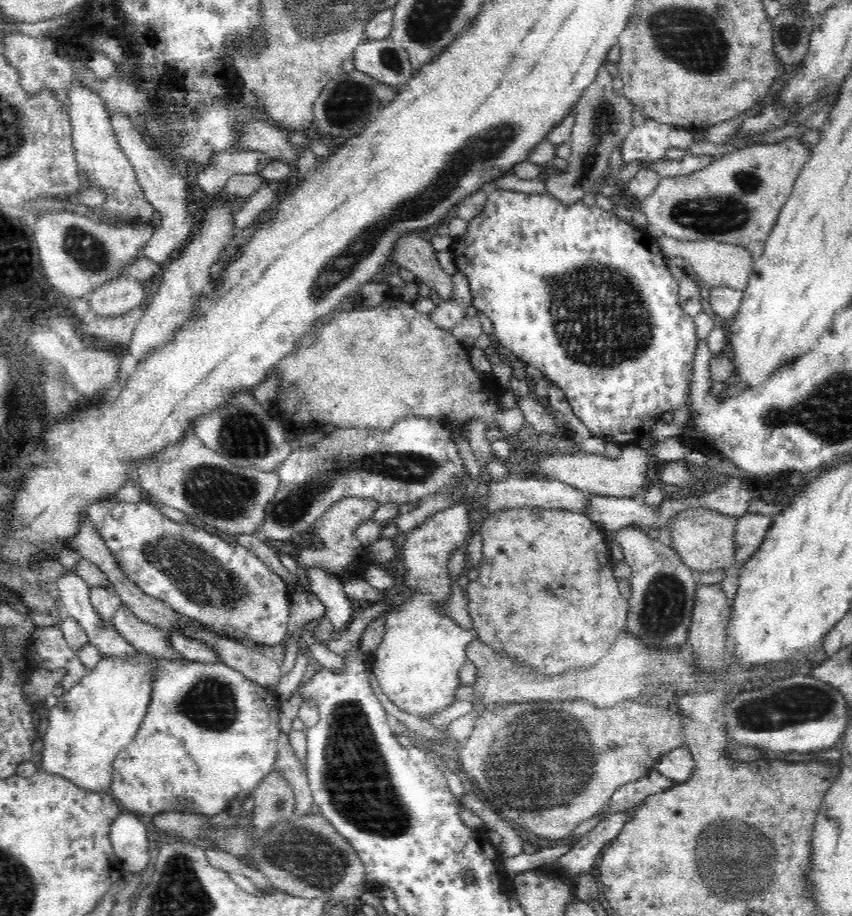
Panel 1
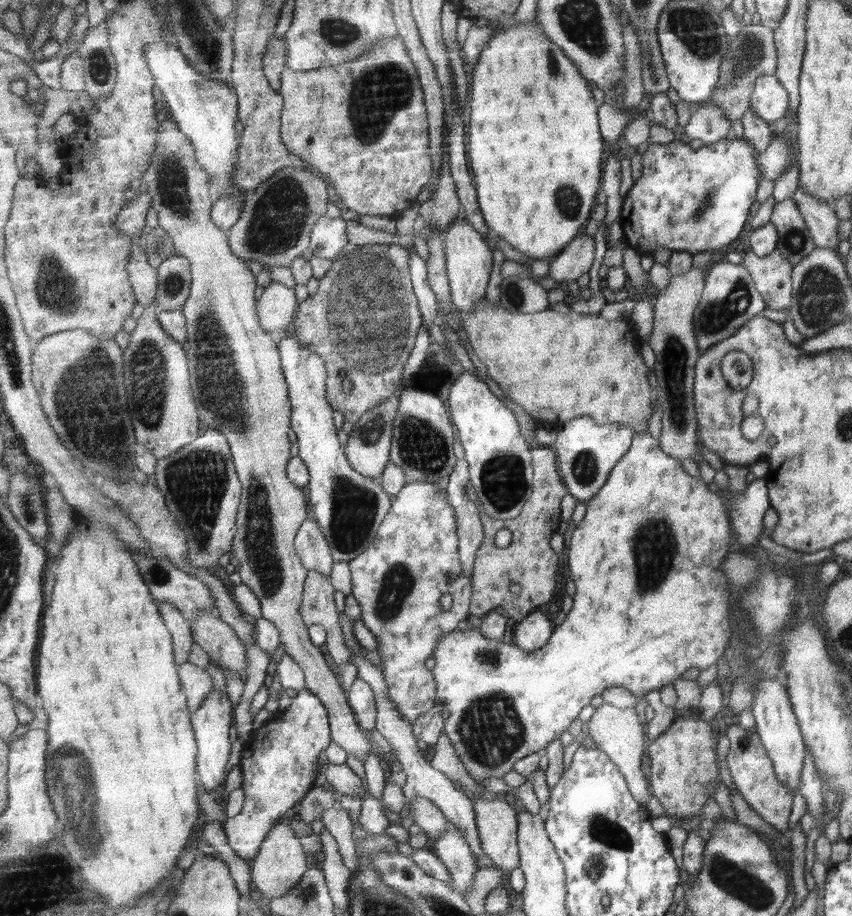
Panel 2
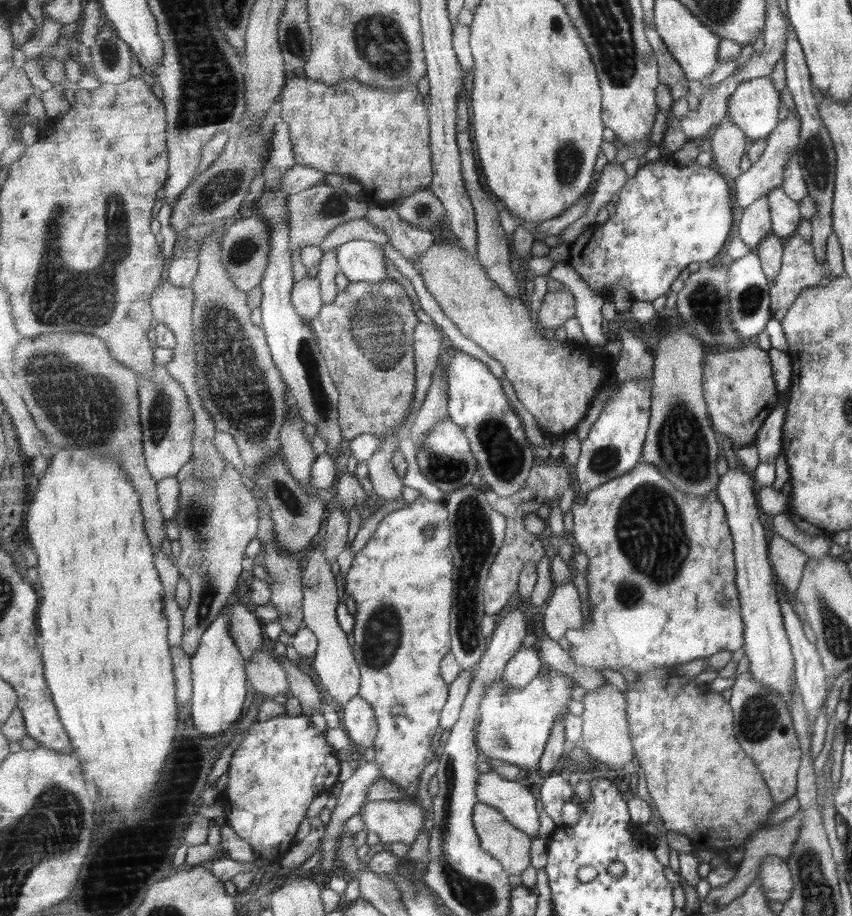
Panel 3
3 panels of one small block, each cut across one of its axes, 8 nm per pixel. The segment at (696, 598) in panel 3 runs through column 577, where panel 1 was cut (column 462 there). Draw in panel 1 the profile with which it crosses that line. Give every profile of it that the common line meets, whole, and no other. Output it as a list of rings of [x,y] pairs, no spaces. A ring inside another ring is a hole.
[[[468,502],[452,505],[429,516],[421,525],[406,532],[405,541],[398,551],[400,560],[406,568],[403,577],[403,585],[398,593],[412,592],[412,595],[401,605],[387,613],[385,617],[385,635],[374,651],[374,661],[370,666],[376,675],[383,694],[388,696],[392,704],[396,704],[400,710],[424,718],[430,714],[436,714],[450,704],[456,702],[456,692],[460,688],[459,670],[463,662],[466,662],[466,646],[477,636],[477,630],[464,630],[458,627],[454,619],[450,619],[434,609],[434,602],[448,598],[451,579],[448,573],[448,556],[450,552],[465,548],[466,541],[471,537],[471,519],[469,518]]]

